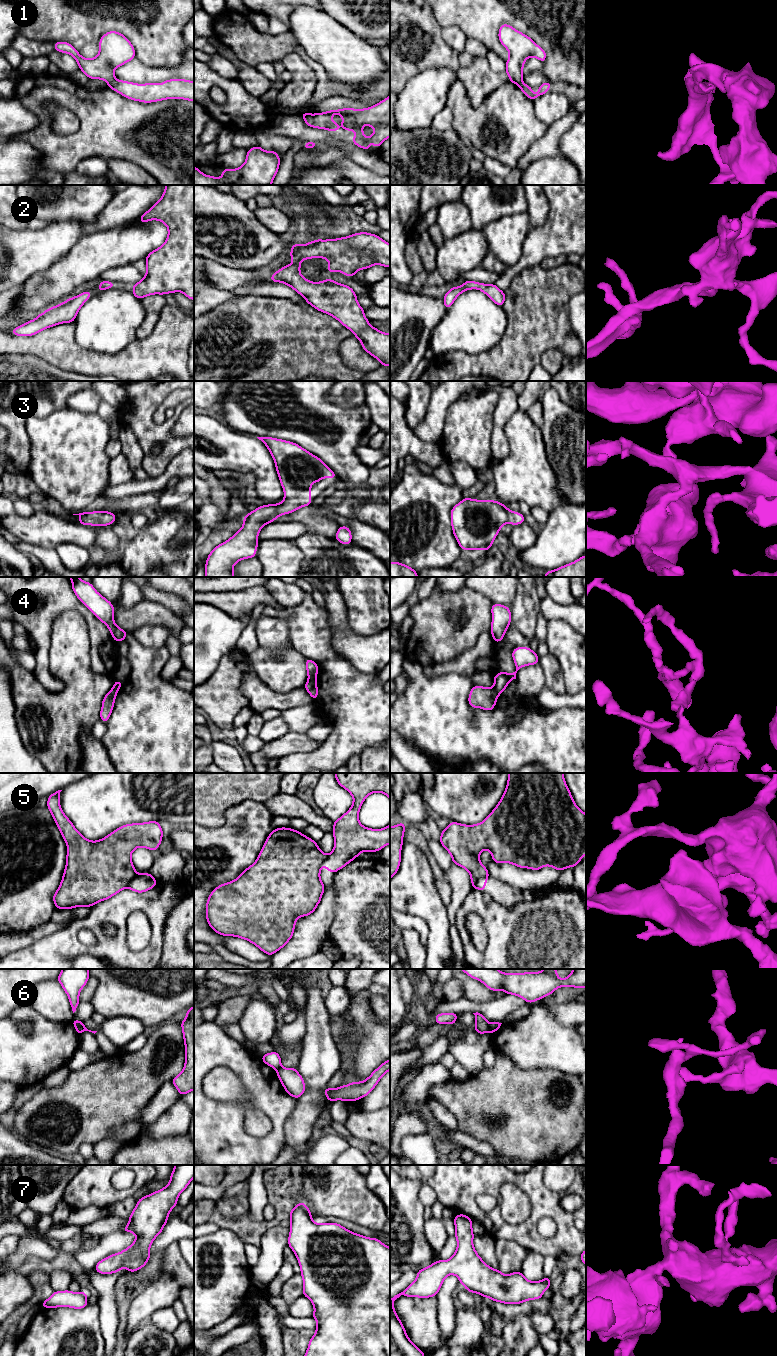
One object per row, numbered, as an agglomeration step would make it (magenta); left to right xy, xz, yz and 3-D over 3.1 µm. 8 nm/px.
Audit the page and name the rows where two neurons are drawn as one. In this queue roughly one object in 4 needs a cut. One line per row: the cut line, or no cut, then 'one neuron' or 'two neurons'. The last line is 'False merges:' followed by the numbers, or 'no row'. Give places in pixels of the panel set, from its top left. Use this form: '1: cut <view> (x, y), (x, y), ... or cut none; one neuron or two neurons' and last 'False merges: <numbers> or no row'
1: cut xy (114, 78), (108, 83); two neurons
2: cut none; one neuron
3: cut none; one neuron
4: cut xz (315, 677), (308, 680); two neurons
5: cut none; one neuron
6: cut yz (490, 1024), (488, 1031); two neurons
7: cut none; one neuron
False merges: 1, 4, 6

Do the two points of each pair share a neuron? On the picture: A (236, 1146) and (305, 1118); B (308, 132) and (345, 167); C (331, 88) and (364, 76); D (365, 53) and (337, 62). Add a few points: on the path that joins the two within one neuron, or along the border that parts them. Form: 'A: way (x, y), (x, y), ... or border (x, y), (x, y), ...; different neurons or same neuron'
A: border (295, 1107), (284, 1125), (285, 1146); different neurons
B: border (344, 156), (365, 168); different neurons
C: border (324, 69), (337, 82), (358, 88), (365, 87); different neurons
D: way (358, 60), (344, 60); same neuron

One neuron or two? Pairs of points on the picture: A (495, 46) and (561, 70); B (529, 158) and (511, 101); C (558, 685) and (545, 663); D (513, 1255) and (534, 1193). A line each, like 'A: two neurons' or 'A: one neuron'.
A: one neuron
B: two neurons
C: one neuron
D: two neurons

